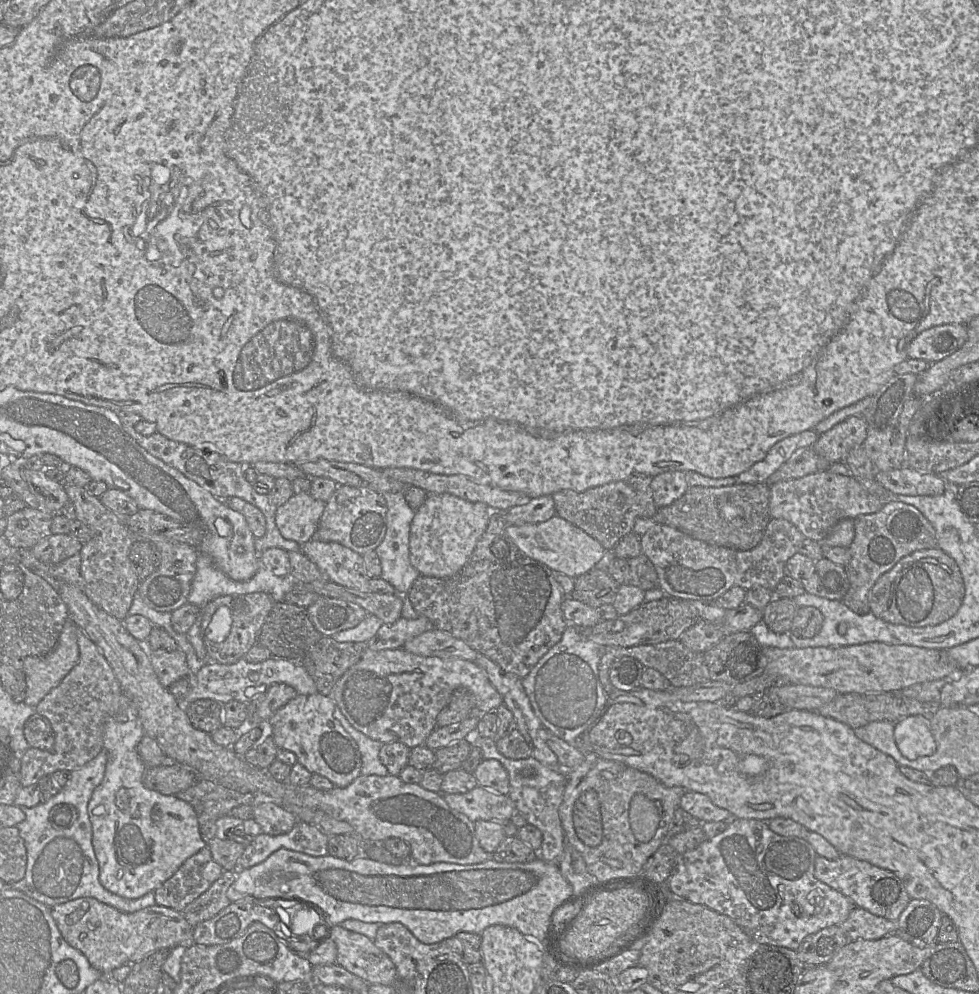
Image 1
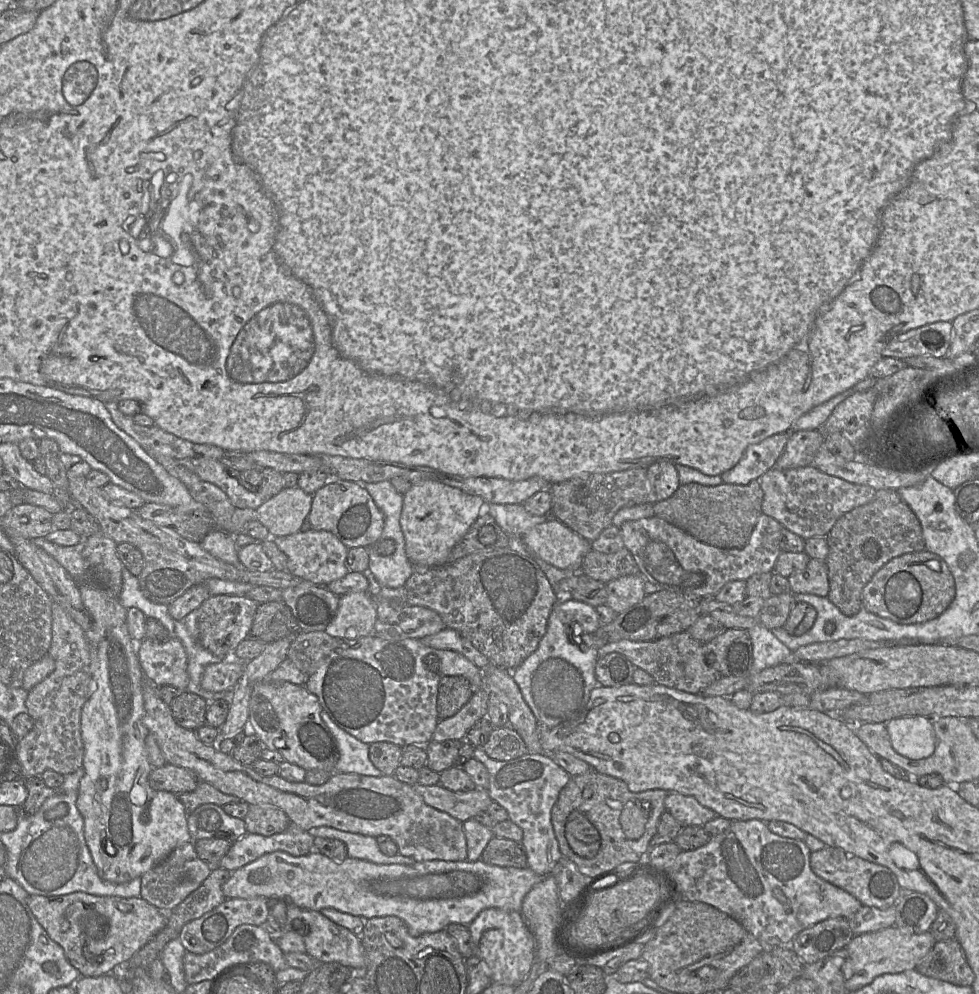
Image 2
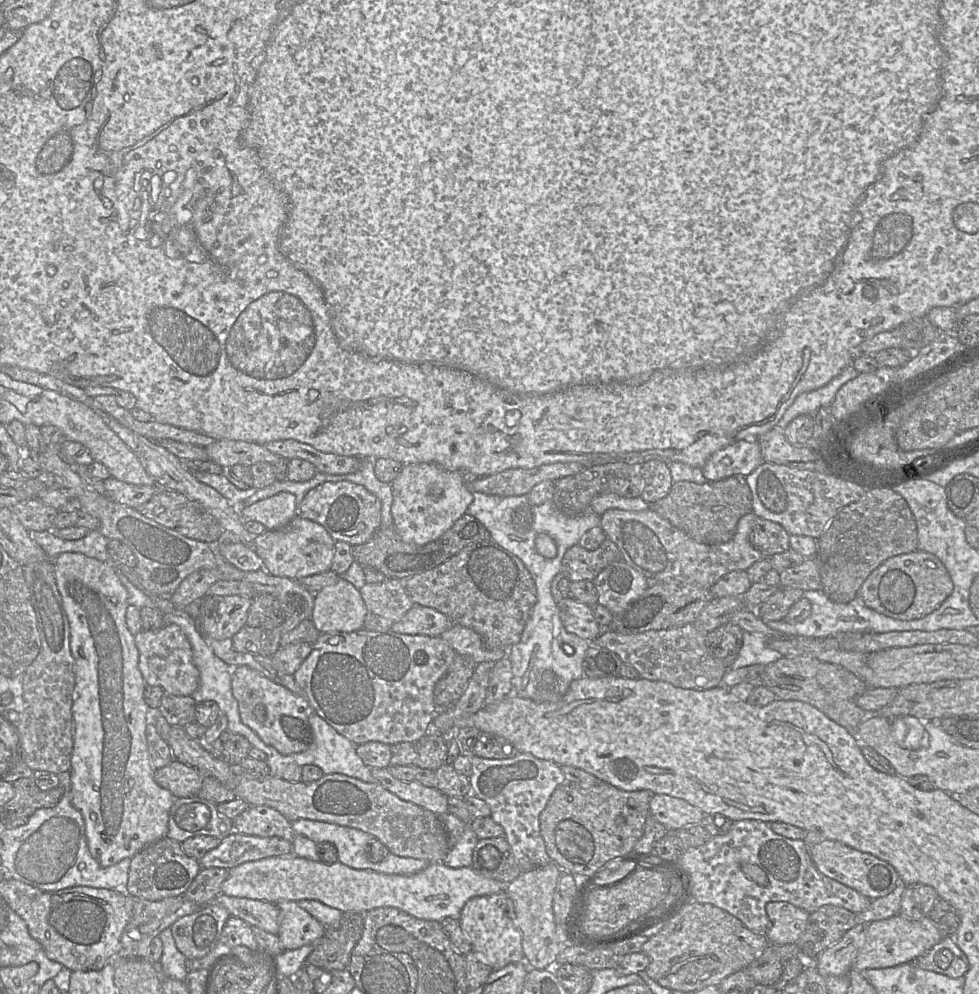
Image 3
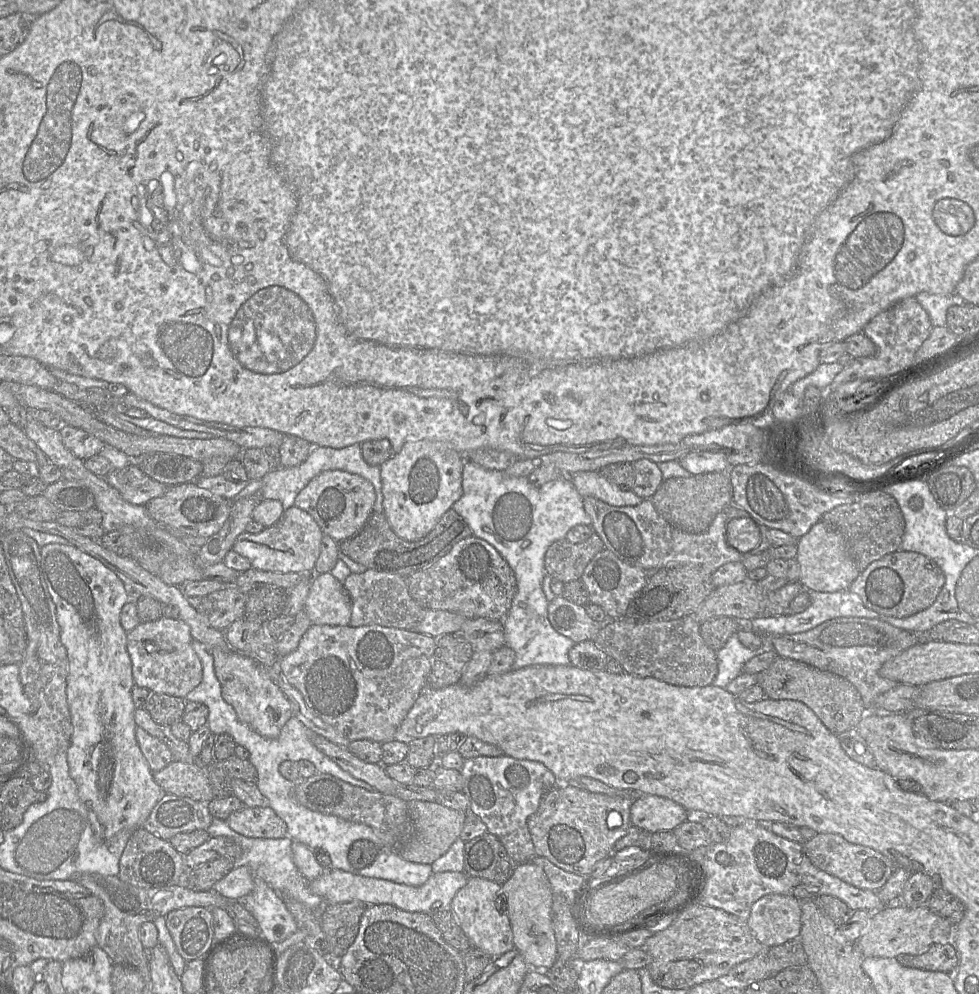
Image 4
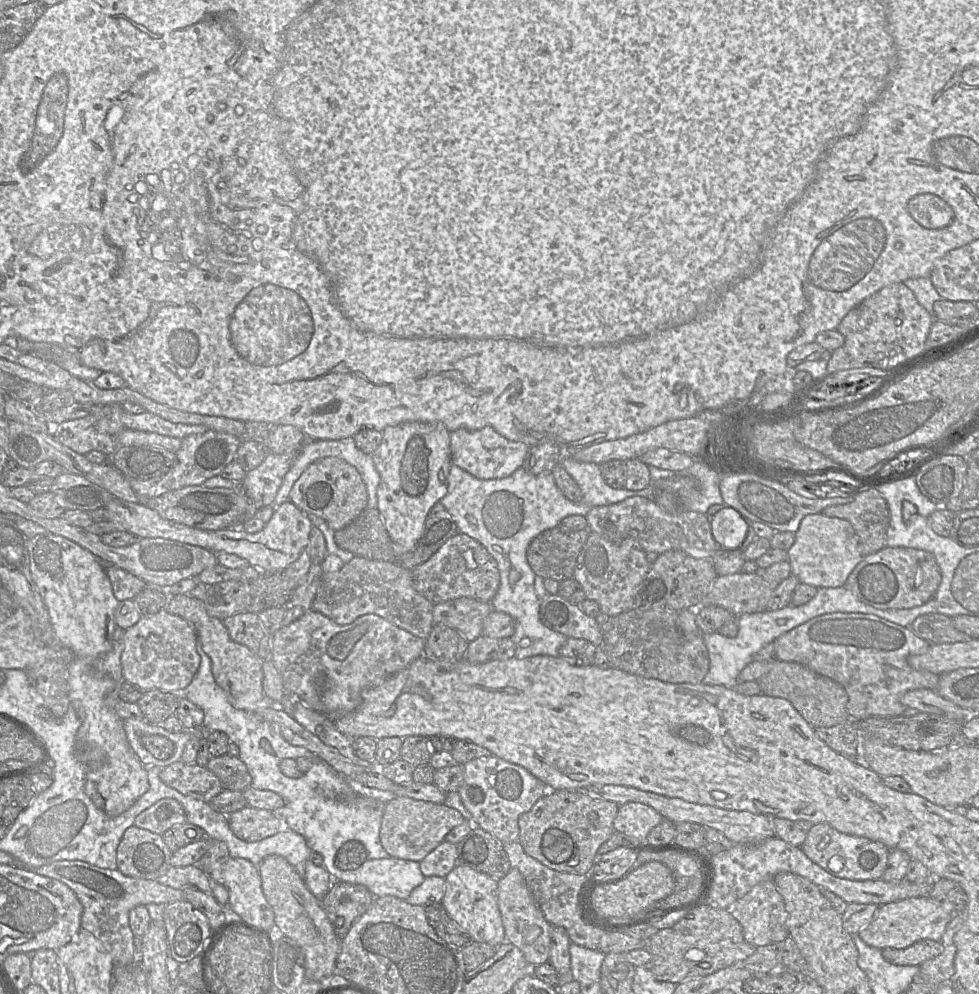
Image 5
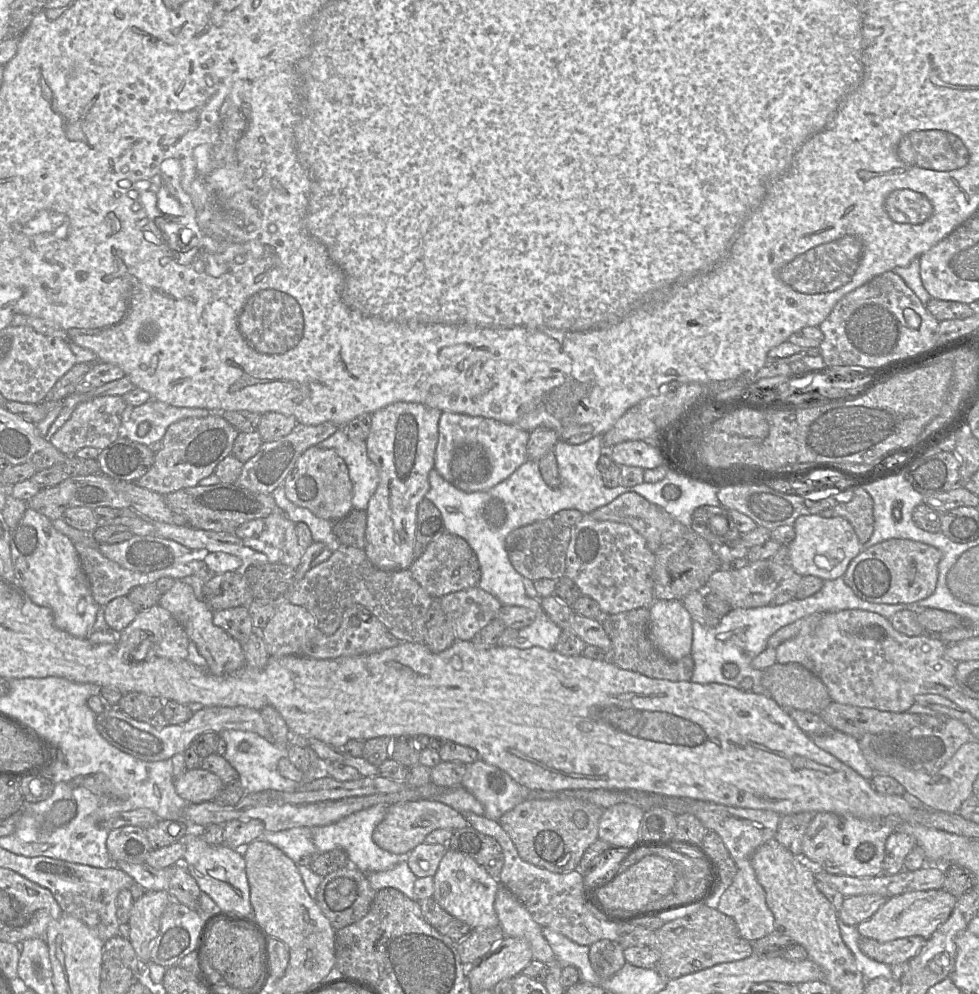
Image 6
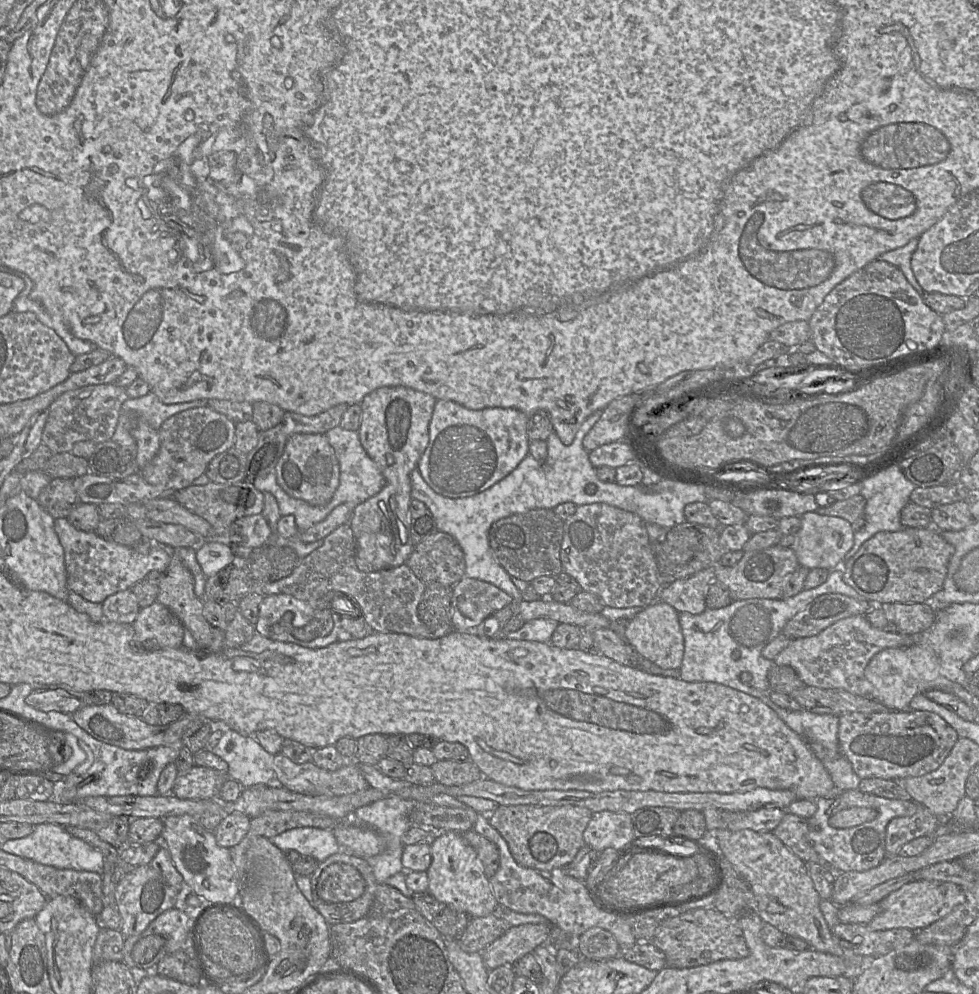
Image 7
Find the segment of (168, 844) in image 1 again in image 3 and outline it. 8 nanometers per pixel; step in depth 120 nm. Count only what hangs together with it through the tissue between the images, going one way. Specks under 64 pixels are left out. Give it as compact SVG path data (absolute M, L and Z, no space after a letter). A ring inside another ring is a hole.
M64 552L53 560L53 564L56 585L69 621L70 648L74 658L75 688L72 704L74 743L70 769L72 783L71 801L84 818L90 854L101 866L108 867L120 862L124 858L131 858L146 845L166 837L169 811L175 797L170 791L160 787L154 779L155 769L151 764L146 740L146 726L150 722L150 708L144 700L144 690L147 684L138 667L139 653L136 648L135 637L126 625L125 615L129 606L128 592L118 577L117 568L112 562L103 562L77 552Z

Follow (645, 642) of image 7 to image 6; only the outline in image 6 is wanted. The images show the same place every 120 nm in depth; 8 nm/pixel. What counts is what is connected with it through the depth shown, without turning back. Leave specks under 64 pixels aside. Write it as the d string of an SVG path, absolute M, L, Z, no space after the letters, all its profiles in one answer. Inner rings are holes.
M655 600L649 607L648 635L654 647L668 660L679 660L691 652L693 620L680 600Z

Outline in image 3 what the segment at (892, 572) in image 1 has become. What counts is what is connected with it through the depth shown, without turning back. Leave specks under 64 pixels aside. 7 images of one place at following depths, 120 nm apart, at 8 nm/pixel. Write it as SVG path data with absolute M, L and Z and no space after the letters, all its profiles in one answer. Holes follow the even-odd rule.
M916 550L888 558L861 585L858 596L878 613L909 621L925 617L939 608L953 592L952 579L943 563L932 553Z

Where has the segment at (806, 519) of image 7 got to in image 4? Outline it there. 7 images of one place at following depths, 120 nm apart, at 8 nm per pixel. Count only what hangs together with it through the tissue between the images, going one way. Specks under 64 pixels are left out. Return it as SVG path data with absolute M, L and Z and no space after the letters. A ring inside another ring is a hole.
M822 520L814 524L808 533L797 539L796 546L795 559L800 567L798 582L808 591L846 590L859 575L859 569L849 554L844 536Z

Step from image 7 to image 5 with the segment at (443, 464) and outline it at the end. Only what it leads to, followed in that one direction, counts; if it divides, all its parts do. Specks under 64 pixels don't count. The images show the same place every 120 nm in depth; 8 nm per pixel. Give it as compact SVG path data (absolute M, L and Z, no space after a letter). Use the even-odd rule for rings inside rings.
M492 427L479 430L457 429L449 432L452 464L481 480L501 479L522 467L530 446L524 442L512 441L499 434Z

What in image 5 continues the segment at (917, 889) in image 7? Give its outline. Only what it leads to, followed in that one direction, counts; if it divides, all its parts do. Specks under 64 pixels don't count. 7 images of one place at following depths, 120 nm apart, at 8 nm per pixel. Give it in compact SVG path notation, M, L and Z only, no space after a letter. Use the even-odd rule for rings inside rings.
M929 896L907 898L879 906L872 920L858 935L866 944L881 950L903 949L922 939L941 941L953 915L949 907Z

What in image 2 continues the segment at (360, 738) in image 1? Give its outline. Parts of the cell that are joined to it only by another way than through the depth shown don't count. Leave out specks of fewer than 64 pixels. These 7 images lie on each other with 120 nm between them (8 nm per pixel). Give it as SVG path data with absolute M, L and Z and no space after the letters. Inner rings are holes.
M324 711L320 716L338 742L339 759L333 773L360 774L372 777L383 775L369 759L369 744L361 742L340 729Z

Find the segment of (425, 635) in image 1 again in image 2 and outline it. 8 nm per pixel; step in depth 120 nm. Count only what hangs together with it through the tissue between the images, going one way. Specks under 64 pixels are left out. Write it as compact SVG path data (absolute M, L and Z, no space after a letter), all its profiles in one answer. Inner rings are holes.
M445 628L436 634L425 636L419 640L427 647L456 651L478 668L485 668L490 665L490 660L480 653L467 638L451 628Z

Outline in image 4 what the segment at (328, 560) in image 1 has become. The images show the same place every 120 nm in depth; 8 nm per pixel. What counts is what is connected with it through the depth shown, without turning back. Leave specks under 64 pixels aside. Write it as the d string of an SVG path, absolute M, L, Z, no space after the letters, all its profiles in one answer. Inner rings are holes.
M292 506L285 510L280 520L260 533L244 531L239 535L232 550L245 557L252 568L268 572L310 574L320 554L324 533L314 518L306 511Z

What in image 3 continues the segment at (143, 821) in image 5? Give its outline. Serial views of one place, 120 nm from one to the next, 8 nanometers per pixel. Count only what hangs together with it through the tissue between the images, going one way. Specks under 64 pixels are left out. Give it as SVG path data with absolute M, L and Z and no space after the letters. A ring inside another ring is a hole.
M198 796L175 798L166 837L179 843L195 836L223 839L234 831L233 820L221 815L217 804Z

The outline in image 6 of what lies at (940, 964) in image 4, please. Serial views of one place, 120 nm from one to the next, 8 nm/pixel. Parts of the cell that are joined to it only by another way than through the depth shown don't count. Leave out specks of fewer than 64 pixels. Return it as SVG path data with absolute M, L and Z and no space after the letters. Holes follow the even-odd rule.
M922 936L898 938L888 942L879 942L871 938L859 939L860 950L869 958L888 965L908 964L925 945Z

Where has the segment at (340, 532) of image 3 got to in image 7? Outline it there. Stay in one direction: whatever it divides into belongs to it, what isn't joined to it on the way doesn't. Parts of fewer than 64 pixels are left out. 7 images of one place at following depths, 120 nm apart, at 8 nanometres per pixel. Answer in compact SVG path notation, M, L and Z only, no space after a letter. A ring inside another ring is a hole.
M294 434L276 465L277 482L291 497L313 506L327 505L339 486L340 467L334 449L325 434Z

